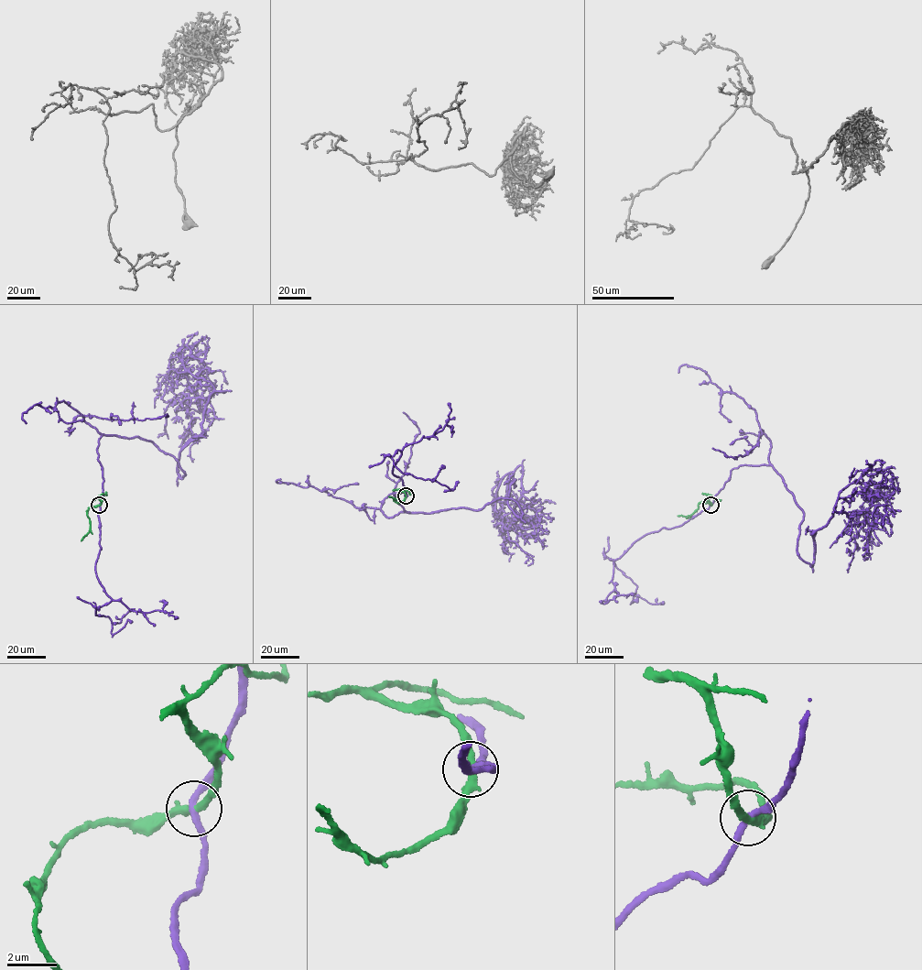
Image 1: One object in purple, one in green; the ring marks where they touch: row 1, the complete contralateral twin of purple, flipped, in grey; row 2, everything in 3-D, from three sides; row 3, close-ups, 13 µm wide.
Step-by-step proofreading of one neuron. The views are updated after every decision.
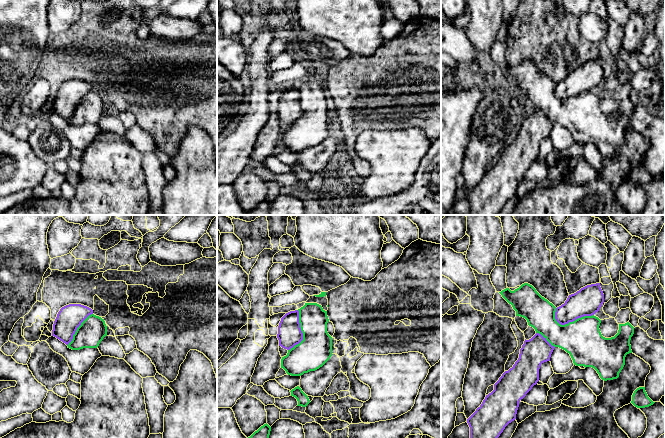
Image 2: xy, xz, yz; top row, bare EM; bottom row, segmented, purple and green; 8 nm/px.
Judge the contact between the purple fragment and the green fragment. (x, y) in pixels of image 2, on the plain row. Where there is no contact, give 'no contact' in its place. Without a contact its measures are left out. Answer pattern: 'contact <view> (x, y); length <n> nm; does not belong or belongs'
contact yz (573, 96); length 320 nm; does not belong

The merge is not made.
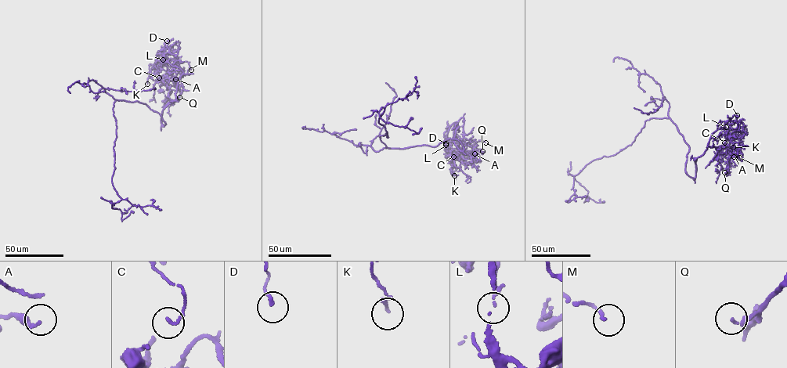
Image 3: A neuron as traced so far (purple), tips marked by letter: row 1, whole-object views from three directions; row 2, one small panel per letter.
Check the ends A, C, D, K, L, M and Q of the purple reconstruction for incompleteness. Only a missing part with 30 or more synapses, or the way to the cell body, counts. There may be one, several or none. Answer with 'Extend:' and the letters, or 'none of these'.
Extend: none of these

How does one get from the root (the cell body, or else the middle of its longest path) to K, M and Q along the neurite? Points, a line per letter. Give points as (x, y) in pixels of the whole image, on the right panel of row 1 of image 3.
K: (680, 134), (689, 149), (685, 171), (694, 178), (694, 159), (714, 131), (739, 134), (733, 147)
M: (680, 134), (689, 149), (685, 171), (694, 178), (694, 159), (710, 138), (730, 138), (739, 157)
Q: (680, 134), (689, 149), (686, 174), (694, 178), (694, 159), (708, 143), (716, 149), (727, 146), (724, 172)

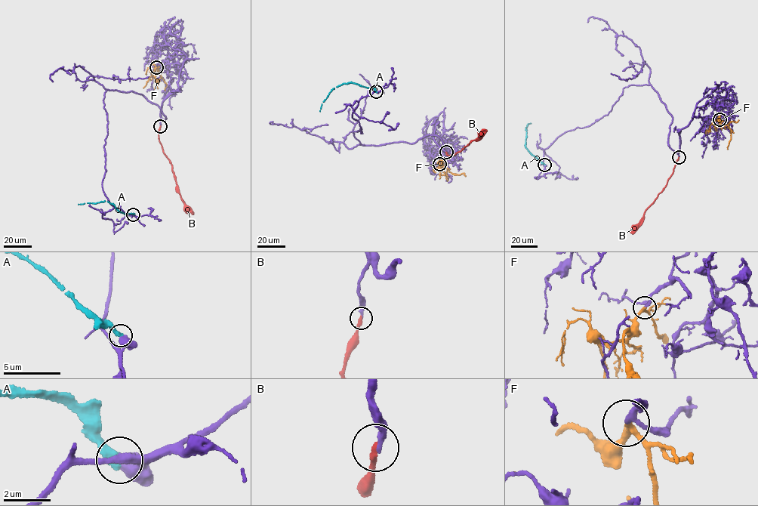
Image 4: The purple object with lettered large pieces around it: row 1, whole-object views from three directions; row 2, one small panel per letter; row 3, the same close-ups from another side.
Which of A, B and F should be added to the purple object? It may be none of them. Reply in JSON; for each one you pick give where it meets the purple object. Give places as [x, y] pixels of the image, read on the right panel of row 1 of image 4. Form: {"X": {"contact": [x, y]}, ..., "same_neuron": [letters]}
{"B": {"contact": [679, 157]}, "same_neuron": ["B"]}

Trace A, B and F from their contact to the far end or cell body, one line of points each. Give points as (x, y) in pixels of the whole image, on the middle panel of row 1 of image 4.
A: (376, 92), (372, 87), (343, 83), (329, 93), (320, 111)
B: (446, 152), (448, 155), (453, 155), (485, 130)
F: (439, 164), (452, 174), (463, 173), (465, 176)

